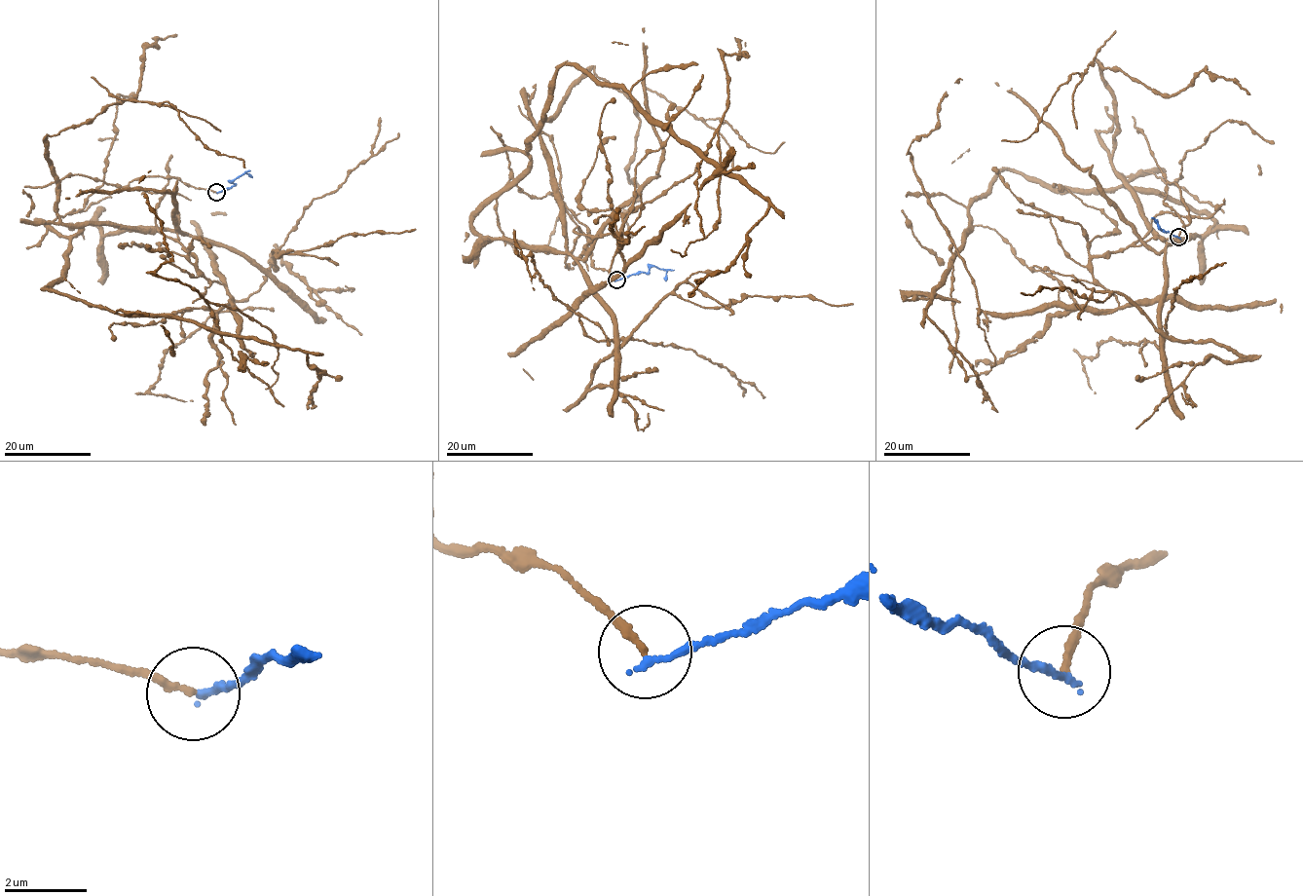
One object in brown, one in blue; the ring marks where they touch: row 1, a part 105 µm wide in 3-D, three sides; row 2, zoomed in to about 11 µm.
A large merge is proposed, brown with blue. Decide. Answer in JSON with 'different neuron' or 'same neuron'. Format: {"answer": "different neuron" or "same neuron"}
{"answer": "different neuron"}

